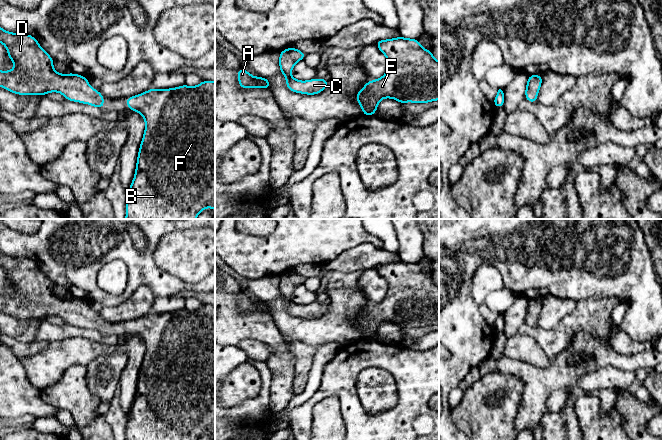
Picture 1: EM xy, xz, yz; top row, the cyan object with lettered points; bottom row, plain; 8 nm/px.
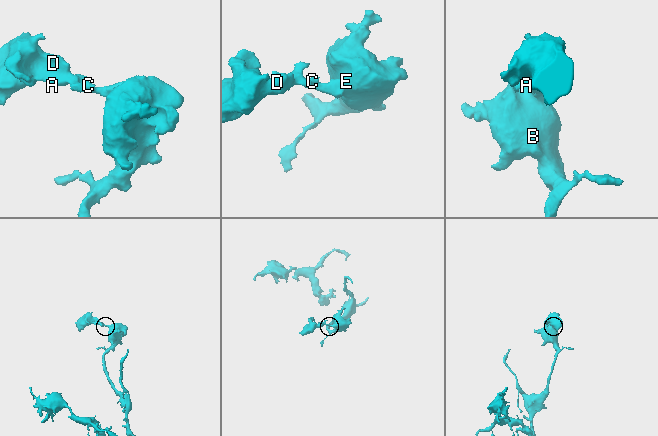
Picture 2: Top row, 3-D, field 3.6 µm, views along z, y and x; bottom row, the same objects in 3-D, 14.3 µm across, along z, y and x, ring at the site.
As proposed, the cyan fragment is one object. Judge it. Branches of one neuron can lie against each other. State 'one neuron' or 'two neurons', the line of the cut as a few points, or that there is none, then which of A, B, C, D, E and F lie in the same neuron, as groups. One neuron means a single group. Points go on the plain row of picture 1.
one neuron; no cut; A B C D E F

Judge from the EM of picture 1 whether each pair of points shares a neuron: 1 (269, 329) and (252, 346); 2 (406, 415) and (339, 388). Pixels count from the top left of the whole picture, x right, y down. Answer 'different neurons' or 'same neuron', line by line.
1: different neurons
2: same neuron

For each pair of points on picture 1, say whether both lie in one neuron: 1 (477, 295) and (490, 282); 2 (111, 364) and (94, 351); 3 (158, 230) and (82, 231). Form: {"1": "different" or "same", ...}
{"1": "same", "2": "different", "3": "same"}

